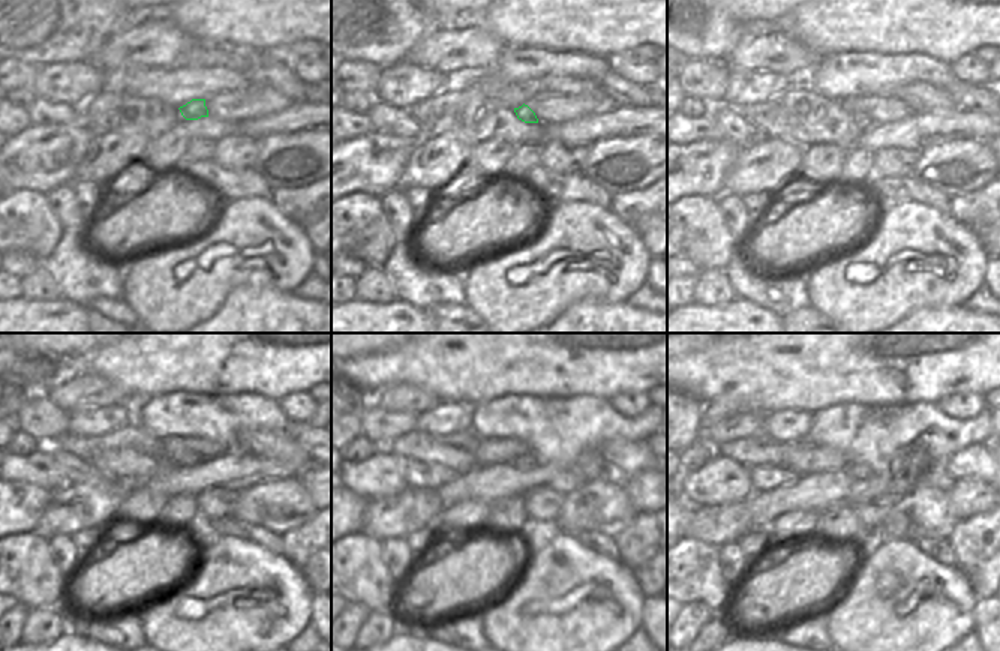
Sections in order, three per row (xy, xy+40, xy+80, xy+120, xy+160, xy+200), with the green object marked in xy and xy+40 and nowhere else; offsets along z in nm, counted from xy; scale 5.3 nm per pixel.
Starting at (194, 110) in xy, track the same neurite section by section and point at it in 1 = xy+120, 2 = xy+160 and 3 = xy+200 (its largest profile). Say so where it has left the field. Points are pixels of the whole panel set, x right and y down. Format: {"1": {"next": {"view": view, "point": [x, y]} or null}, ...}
{"1": {"next": {"view": "xy+120", "point": [186, 459]}}, "2": {"next": {"view": "xy+160", "point": [526, 461]}}, "3": {"next": {"view": "xy+200", "point": [856, 470]}}}

